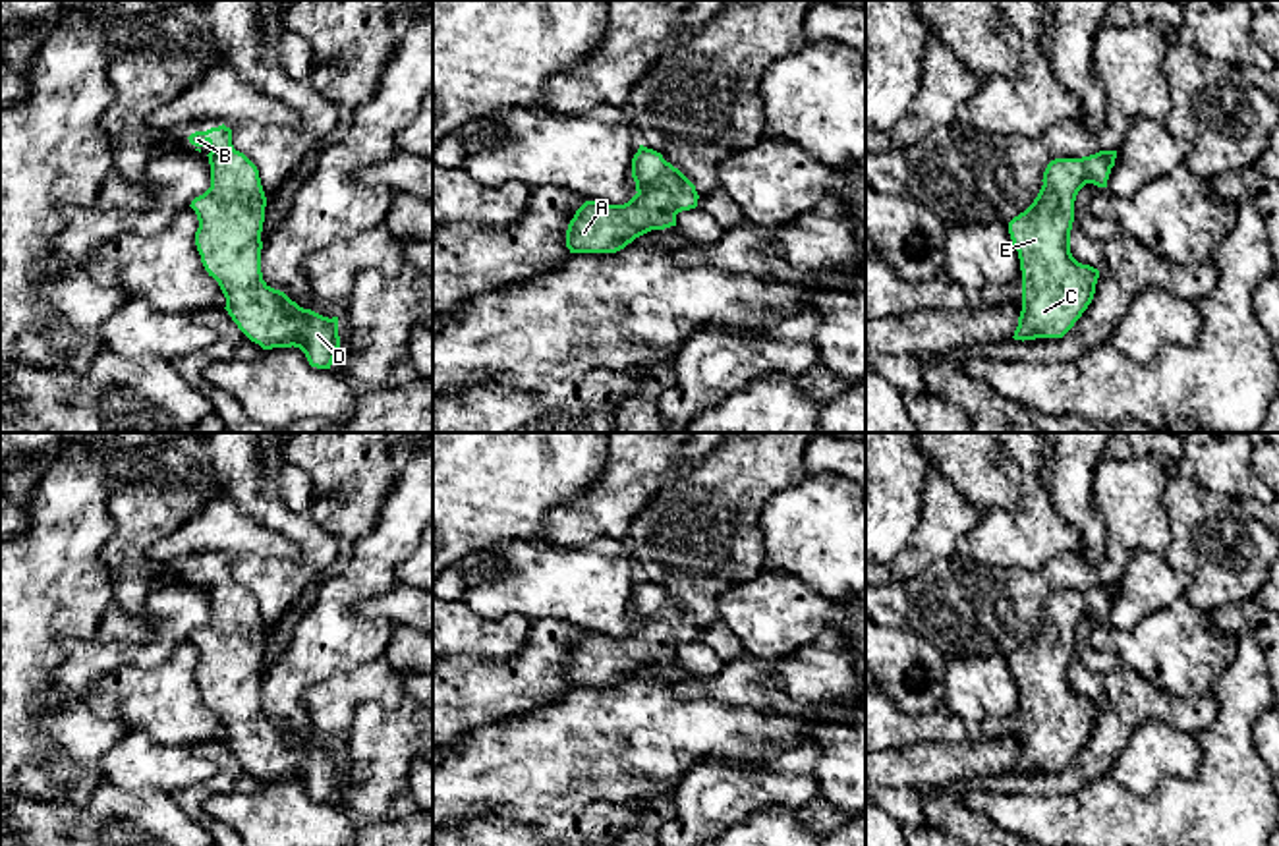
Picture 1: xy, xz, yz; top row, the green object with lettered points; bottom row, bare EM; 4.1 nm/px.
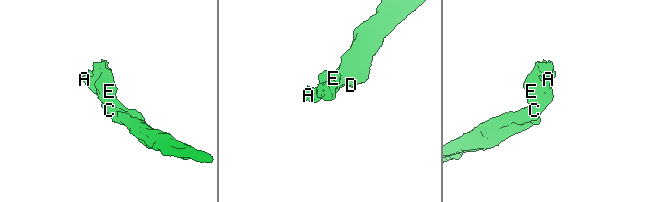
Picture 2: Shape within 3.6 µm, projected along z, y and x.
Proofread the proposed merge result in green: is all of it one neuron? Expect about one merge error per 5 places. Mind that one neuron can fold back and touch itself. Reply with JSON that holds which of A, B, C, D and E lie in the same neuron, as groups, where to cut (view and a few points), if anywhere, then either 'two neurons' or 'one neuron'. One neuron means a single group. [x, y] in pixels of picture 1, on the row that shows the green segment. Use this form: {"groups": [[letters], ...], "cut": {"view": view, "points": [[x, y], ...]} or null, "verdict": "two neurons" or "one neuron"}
{"groups": [["A", "B", "C", "D", "E"]], "cut": null, "verdict": "one neuron"}

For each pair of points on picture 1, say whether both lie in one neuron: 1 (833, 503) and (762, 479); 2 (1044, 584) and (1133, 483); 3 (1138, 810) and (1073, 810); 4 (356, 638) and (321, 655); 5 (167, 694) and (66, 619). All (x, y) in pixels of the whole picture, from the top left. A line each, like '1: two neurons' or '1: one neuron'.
1: two neurons
2: one neuron
3: one neuron
4: one neuron
5: two neurons

